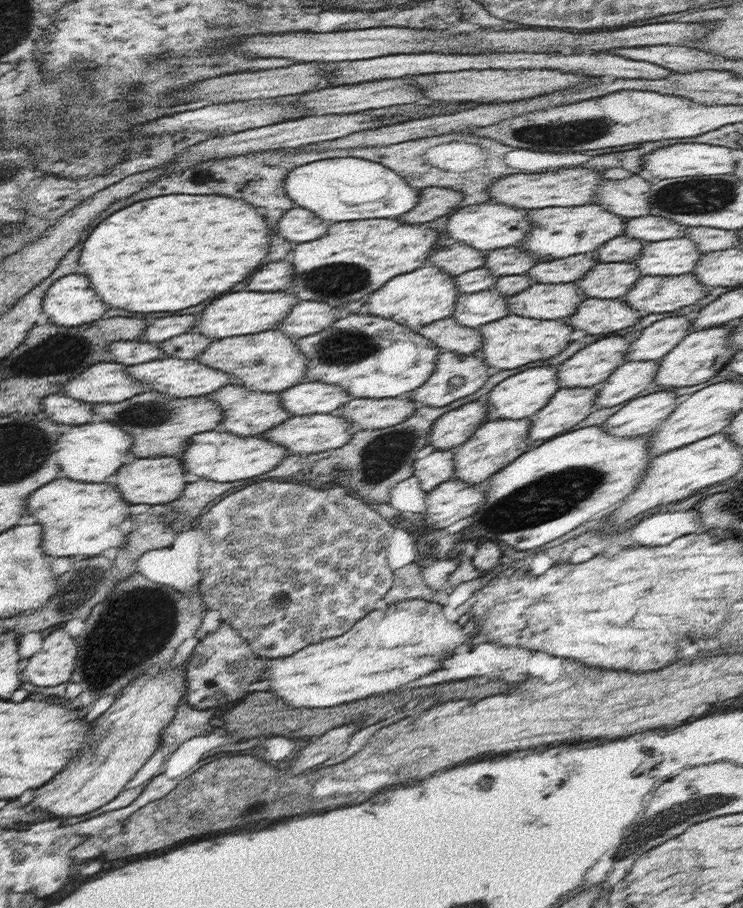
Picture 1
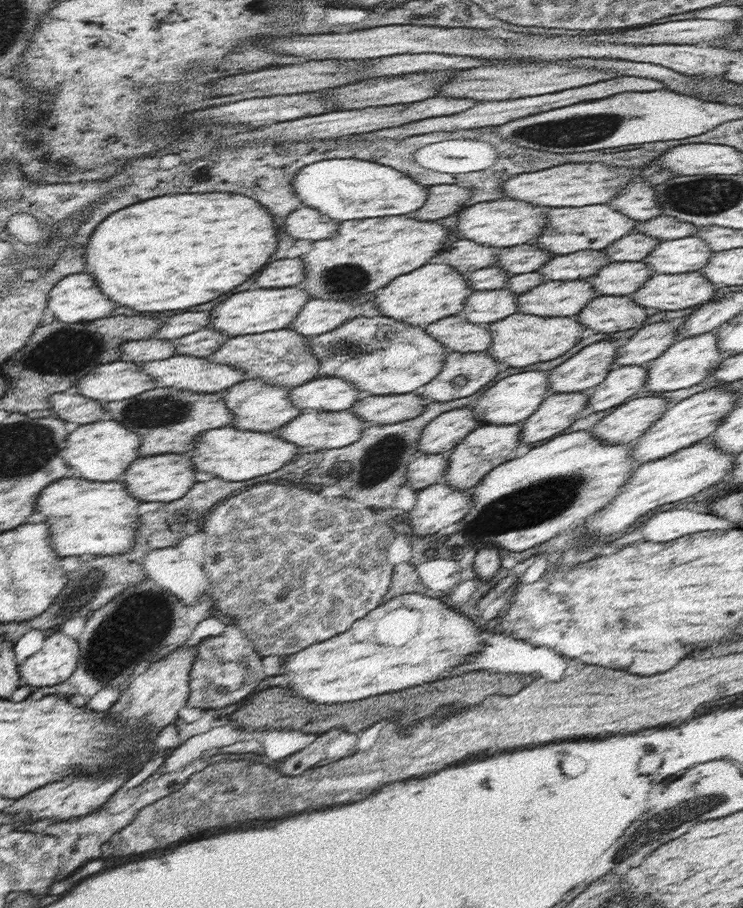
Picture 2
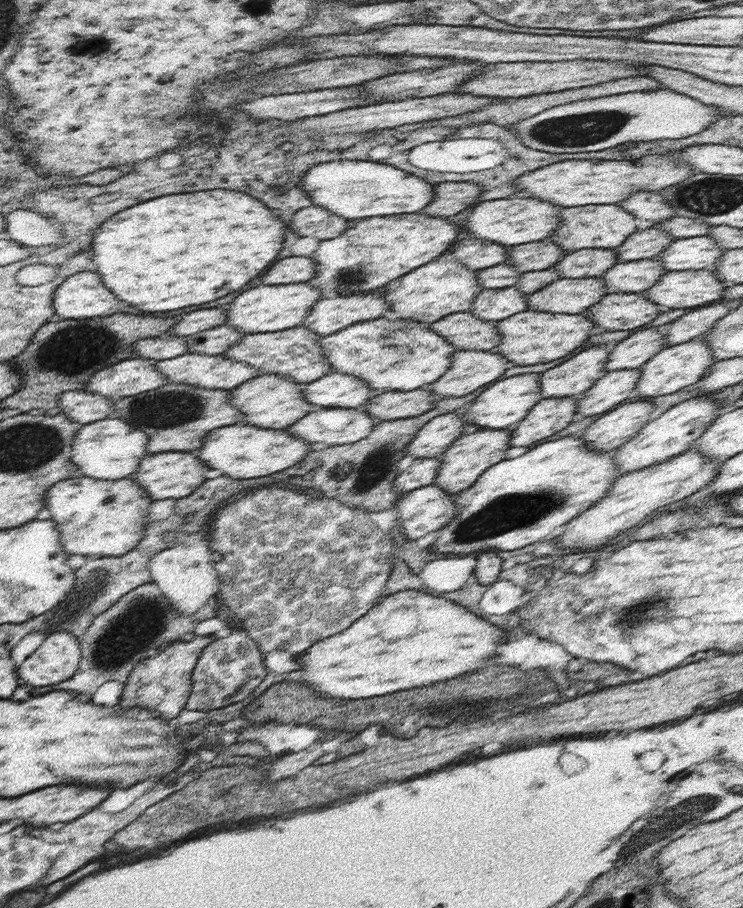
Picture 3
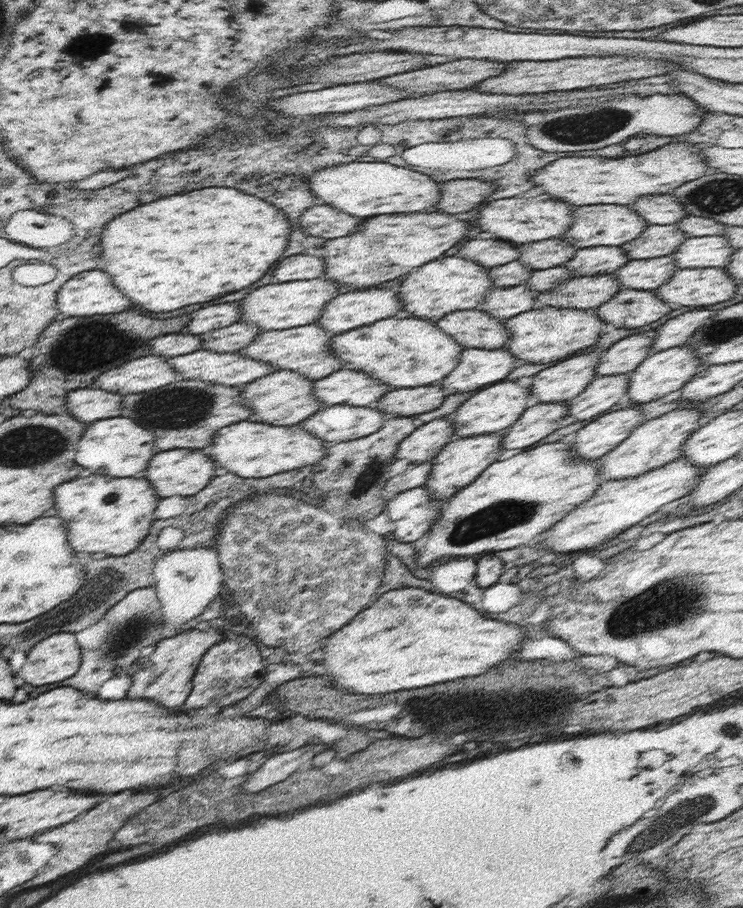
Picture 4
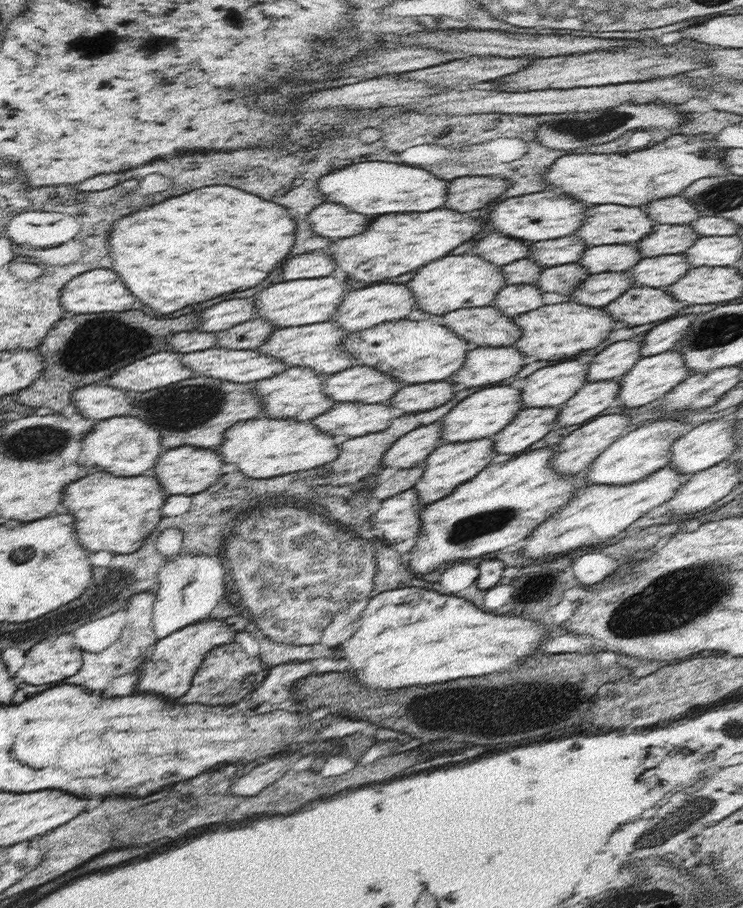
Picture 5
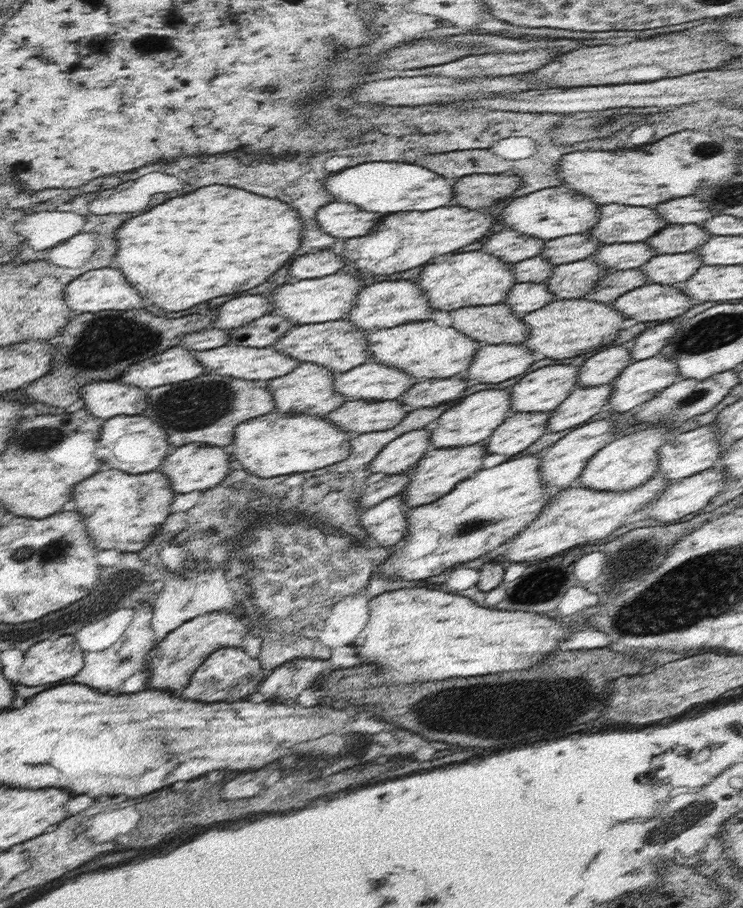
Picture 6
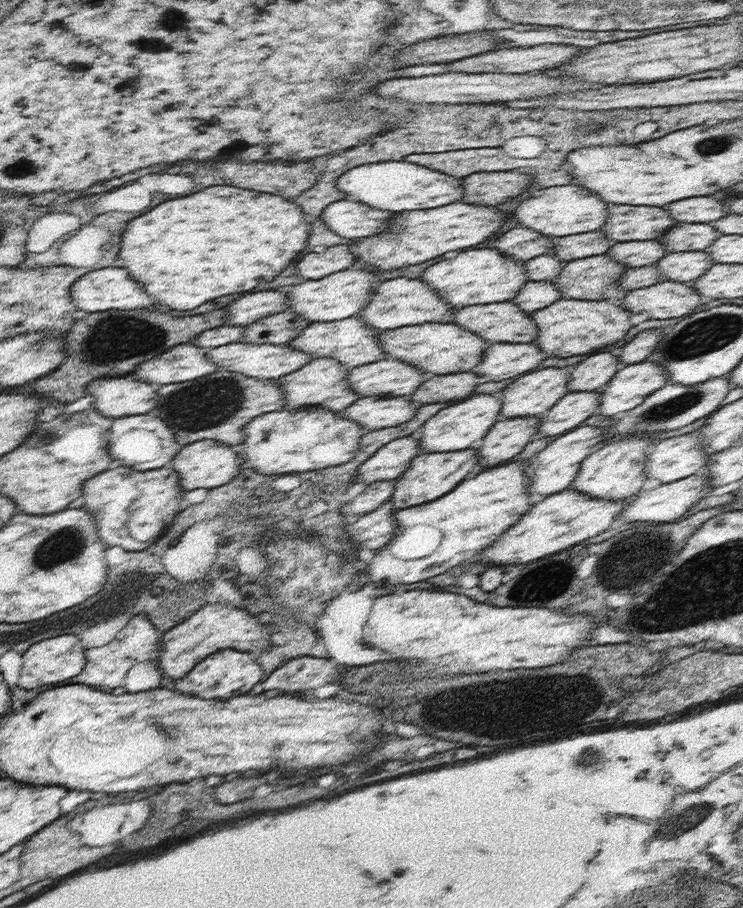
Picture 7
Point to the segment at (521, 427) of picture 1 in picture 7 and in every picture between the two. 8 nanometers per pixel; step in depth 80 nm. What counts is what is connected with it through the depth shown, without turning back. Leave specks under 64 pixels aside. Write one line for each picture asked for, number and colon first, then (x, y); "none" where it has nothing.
2: (487, 446)
3: (471, 454)
4: (461, 461)
5: (447, 467)
6: (439, 470)
7: (429, 476)

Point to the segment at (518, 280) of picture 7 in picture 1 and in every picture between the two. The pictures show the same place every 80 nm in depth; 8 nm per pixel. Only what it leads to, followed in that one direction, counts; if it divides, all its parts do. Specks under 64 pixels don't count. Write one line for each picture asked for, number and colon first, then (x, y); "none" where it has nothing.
1: (427, 294)
2: (436, 290)
3: (443, 286)
4: (444, 285)
5: (454, 282)
6: (475, 278)

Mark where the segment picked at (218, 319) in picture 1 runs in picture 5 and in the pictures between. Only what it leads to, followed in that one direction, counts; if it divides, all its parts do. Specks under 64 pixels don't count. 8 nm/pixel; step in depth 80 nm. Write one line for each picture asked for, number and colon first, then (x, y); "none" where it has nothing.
2: (250, 312)
3: (274, 308)
4: (275, 306)
5: (304, 301)

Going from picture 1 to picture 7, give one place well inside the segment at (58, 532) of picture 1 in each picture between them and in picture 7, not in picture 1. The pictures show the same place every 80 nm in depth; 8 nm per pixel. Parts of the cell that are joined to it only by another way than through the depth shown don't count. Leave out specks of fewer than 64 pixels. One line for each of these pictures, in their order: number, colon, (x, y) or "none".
2: (87, 519)
3: (90, 522)
4: (112, 516)
5: (111, 513)
6: (124, 511)
7: (132, 508)

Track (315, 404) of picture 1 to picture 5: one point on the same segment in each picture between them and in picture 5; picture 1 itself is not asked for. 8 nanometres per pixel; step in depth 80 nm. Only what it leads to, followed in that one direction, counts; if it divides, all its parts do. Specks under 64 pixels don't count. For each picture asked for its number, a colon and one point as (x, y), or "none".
2: (327, 393)
3: (333, 390)
4: (355, 388)
5: (358, 383)

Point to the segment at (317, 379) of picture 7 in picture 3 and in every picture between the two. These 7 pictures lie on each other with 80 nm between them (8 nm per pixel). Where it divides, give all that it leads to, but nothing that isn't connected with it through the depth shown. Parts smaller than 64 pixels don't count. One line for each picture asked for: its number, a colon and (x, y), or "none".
3: (272, 401)
4: (284, 398)
5: (298, 392)
6: (310, 389)

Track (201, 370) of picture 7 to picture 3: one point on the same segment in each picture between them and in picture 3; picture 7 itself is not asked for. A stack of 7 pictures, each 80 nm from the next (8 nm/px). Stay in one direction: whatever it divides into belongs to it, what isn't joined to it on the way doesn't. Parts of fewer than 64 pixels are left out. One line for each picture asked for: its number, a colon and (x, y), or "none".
3: (136, 375)
4: (144, 374)
5: (163, 368)
6: (177, 364)

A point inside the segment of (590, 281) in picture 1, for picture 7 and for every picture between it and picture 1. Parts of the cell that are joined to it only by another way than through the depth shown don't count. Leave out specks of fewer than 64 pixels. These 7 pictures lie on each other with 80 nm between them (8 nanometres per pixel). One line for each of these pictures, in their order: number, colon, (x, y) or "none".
2: (616, 278)
3: (638, 275)
4: (651, 273)
5: (661, 271)
6: (677, 268)
7: (686, 267)

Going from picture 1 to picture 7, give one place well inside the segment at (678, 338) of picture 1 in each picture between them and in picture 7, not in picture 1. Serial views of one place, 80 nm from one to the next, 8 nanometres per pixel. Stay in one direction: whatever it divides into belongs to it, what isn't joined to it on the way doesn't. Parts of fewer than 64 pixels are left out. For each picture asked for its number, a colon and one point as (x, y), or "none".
2: (651, 341)
3: (634, 351)
4: (624, 356)
5: (613, 362)
6: (602, 368)
7: (592, 374)

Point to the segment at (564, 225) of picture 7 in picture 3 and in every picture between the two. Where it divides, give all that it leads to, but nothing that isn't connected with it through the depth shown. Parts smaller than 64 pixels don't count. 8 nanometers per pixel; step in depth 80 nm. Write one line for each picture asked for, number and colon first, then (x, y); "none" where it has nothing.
3: (508, 222)
4: (518, 220)
5: (550, 214)
6: (547, 214)

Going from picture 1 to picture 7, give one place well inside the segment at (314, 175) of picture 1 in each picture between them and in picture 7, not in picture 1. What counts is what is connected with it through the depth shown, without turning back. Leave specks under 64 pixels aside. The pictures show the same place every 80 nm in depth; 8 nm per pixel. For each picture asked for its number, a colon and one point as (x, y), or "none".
2: (344, 189)
3: (356, 189)
4: (363, 189)
5: (373, 188)
6: (380, 186)
7: (391, 185)

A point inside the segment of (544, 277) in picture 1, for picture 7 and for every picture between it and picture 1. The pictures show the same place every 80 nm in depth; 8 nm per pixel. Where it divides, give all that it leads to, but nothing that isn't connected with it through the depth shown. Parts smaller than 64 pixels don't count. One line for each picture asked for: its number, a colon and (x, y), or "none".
2: (580, 265)
3: (587, 262)
4: (590, 261)
5: (608, 257)
6: (621, 256)
7: (635, 253)

